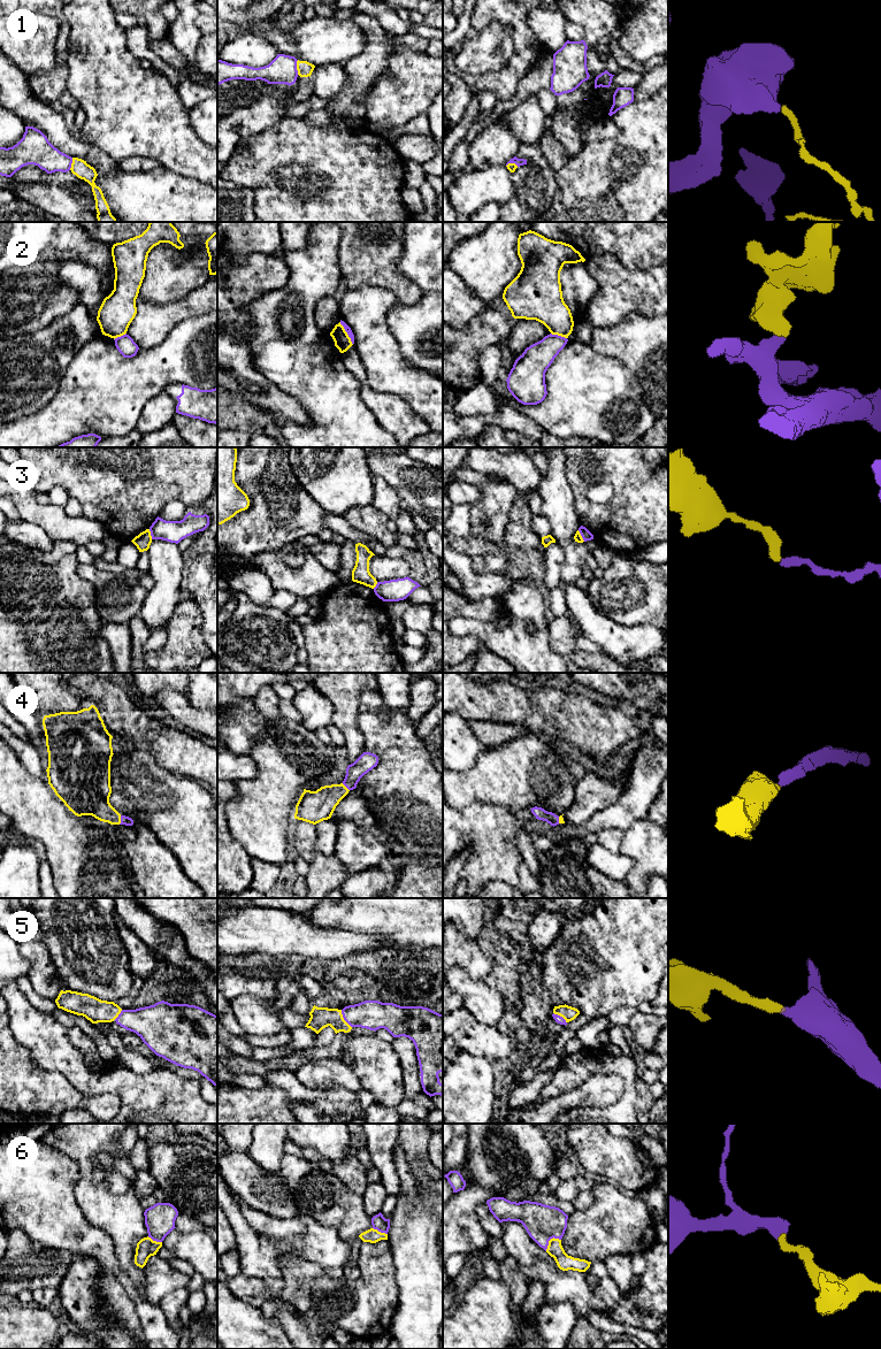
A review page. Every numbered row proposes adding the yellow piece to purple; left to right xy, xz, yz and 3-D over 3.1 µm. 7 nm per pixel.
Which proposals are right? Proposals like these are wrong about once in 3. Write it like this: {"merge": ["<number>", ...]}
{"merge": ["4", "5", "6"]}

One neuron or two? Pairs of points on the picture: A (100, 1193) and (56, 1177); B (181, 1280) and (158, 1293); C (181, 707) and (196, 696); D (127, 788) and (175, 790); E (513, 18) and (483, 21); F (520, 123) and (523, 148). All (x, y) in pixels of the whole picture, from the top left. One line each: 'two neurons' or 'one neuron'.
A: two neurons
B: one neuron
C: two neurons
D: one neuron
E: one neuron
F: two neurons

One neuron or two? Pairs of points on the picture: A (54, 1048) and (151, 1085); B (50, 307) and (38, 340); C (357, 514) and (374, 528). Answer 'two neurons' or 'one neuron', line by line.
A: one neuron
B: two neurons
C: one neuron

